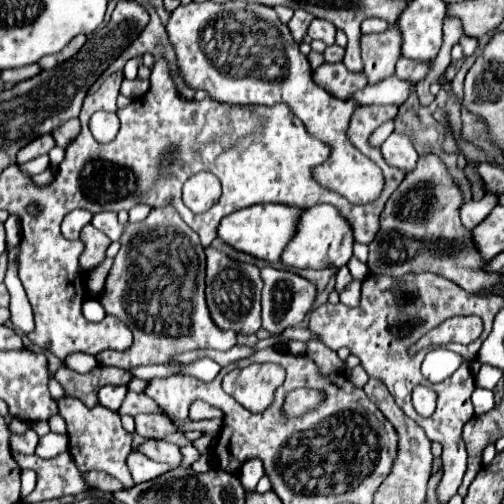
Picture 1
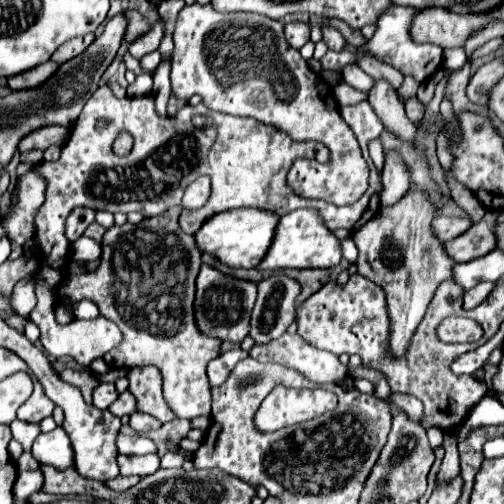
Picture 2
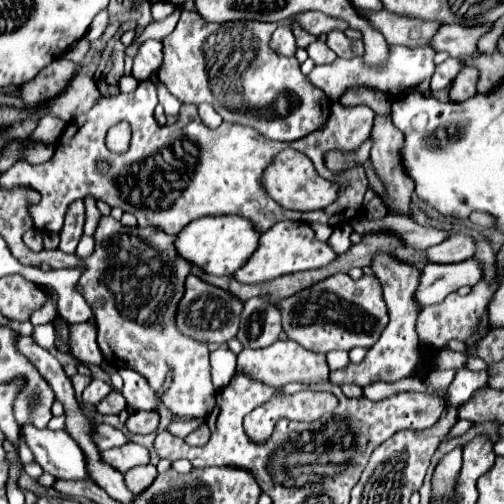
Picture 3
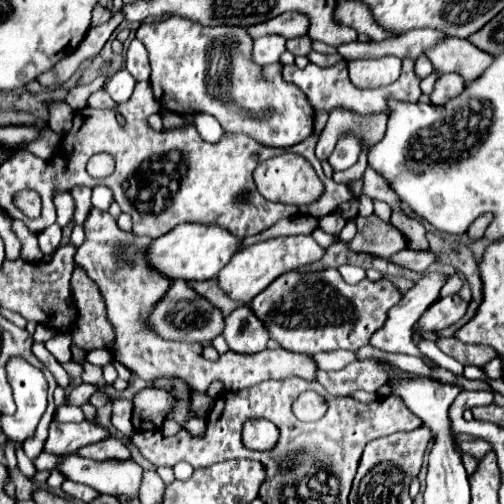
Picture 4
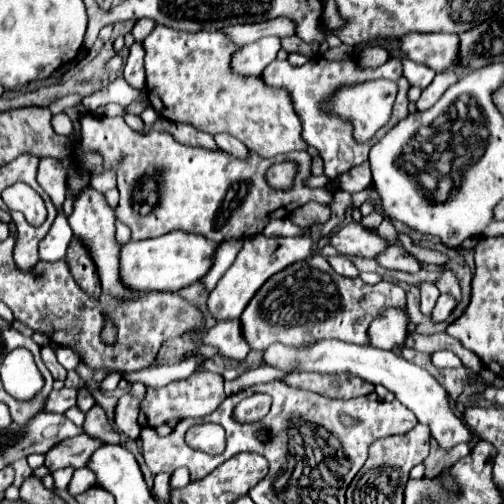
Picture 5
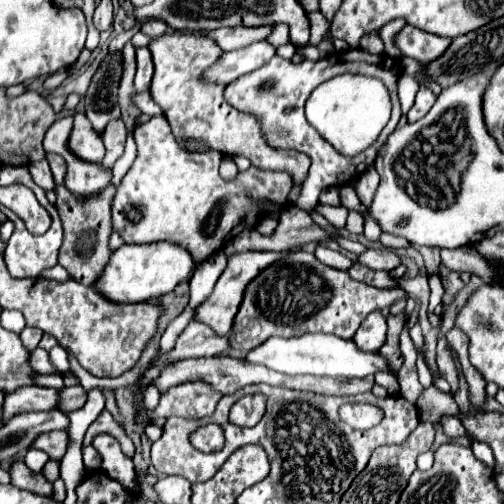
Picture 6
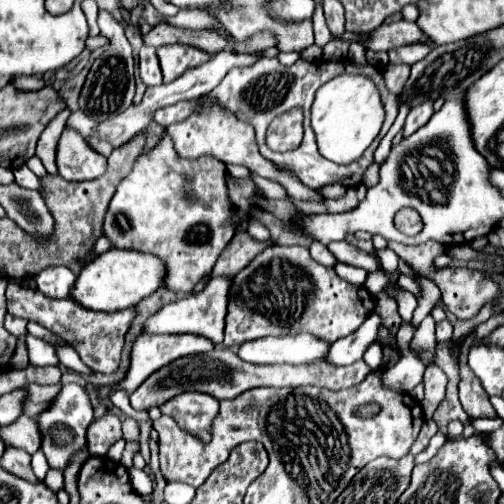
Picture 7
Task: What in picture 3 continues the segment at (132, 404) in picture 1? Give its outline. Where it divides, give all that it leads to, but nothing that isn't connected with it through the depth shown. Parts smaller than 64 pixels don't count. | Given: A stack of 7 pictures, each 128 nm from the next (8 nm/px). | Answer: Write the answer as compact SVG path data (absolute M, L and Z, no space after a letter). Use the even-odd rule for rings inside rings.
M112 390L112 392L96 406L96 410L98 410L100 414L116 414L116 416L118 416L122 410L126 410L126 400L124 400L122 392Z

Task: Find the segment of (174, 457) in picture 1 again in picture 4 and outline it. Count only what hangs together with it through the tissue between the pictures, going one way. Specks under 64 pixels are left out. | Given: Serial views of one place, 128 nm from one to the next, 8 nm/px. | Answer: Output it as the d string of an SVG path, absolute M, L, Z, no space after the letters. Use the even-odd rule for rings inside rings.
M78 422L78 424L50 424L50 436L46 440L46 452L50 454L64 454L64 452L76 452L82 446L96 444L100 440L106 440L110 436L108 428L94 424L94 422Z

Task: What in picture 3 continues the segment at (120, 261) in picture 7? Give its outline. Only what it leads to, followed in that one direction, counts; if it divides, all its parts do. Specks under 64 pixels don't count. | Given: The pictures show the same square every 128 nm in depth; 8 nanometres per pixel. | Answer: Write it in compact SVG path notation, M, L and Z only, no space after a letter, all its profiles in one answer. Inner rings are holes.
M216 216L216 218L198 218L190 222L176 238L176 250L182 258L200 266L208 274L214 276L232 276L238 268L246 264L246 260L256 250L260 240L260 232L256 226L242 216Z

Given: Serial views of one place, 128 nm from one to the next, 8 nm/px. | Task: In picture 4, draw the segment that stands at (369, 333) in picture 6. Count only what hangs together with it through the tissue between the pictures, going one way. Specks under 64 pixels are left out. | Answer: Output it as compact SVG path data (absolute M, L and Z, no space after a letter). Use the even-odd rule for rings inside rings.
M426 272L426 274L402 296L400 304L394 306L394 308L388 312L386 324L376 332L376 336L370 338L370 346L380 348L380 350L386 350L386 352L398 352L398 354L408 354L430 360L416 348L416 344L414 344L414 340L412 340L412 334L414 334L414 332L412 332L412 326L414 326L414 322L424 314L424 310L426 310L428 306L432 306L432 304L440 298L440 290L442 290L442 286L446 284L446 280L448 280L448 276L442 274L442 272Z

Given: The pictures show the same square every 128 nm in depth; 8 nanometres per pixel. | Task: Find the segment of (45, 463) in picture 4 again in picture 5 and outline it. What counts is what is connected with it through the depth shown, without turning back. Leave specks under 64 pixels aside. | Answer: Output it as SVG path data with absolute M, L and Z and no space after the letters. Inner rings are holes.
M88 434L68 438L62 444L54 446L52 452L48 452L48 470L54 472L66 466L82 468L100 446L104 446L104 442L98 438L90 438Z

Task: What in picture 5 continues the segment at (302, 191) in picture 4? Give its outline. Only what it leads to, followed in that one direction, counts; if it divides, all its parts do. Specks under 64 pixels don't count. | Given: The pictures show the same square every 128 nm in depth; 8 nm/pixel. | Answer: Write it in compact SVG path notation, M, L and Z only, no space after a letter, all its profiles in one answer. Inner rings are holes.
M280 162L280 164L272 164L264 178L266 178L270 188L290 190L294 186L296 172L298 172L298 164L296 162Z

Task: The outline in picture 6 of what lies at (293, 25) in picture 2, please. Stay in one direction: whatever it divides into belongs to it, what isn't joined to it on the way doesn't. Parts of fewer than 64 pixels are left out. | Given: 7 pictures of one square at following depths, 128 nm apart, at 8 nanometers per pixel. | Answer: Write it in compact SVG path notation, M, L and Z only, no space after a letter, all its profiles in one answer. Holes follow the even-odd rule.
M268 40L244 46L240 50L224 52L222 58L218 60L218 64L214 68L210 68L204 74L204 78L212 80L216 84L230 84L238 76L244 76L246 72L262 68L262 64L268 62L274 54L276 54L276 48Z

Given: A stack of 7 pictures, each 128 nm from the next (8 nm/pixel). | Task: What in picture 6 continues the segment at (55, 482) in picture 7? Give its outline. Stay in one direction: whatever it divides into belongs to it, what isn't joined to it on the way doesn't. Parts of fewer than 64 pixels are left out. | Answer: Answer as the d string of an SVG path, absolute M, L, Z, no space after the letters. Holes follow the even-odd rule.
M48 460L48 462L44 464L44 468L42 468L42 474L44 474L50 482L58 480L58 478L60 478L60 462L56 462L56 460Z

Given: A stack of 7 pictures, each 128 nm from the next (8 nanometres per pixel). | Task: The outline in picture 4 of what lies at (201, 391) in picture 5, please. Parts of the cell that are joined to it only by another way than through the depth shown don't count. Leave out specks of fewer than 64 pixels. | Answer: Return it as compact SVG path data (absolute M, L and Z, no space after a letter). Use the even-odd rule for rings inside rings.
M144 388L134 396L132 426L136 432L158 430L164 422L164 416L172 408L174 400L164 388ZM192 394L190 402L192 402L192 408L194 408L196 416L206 418L210 408L212 408L212 404L214 404L214 398L210 398L208 394Z

